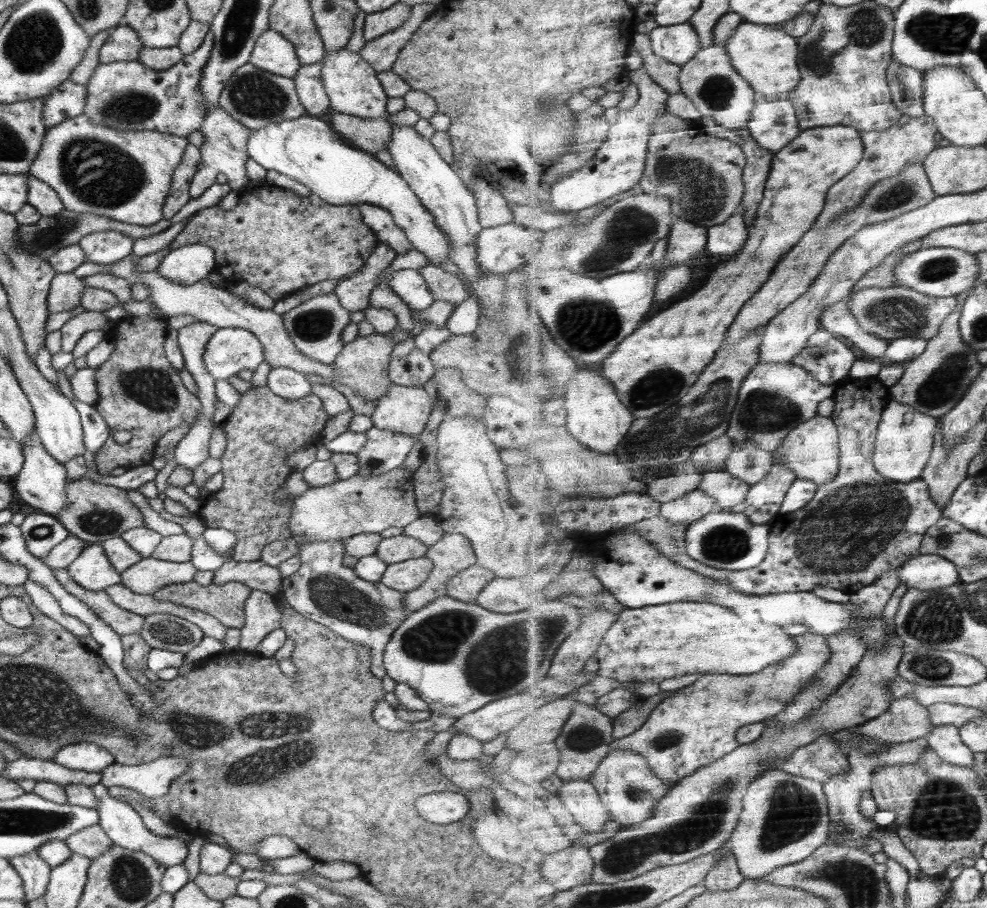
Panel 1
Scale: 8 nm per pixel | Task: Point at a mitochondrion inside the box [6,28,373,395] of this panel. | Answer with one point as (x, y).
(100, 174)

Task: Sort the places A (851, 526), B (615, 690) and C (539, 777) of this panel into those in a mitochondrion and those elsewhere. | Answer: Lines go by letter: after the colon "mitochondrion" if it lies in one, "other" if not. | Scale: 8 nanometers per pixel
A: mitochondrion
B: other
C: other

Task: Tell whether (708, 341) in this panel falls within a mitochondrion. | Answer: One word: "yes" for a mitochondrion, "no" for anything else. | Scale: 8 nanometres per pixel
no

